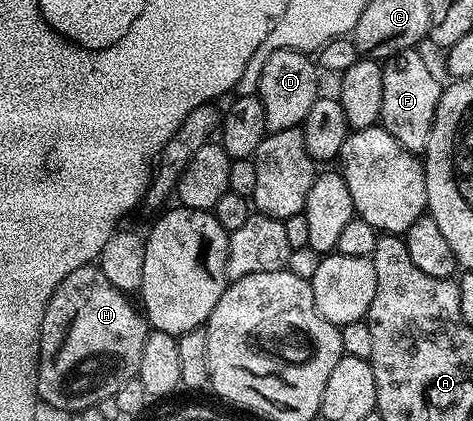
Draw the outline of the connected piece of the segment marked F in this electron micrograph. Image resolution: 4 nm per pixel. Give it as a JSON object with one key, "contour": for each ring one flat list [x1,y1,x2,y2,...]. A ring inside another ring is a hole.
{"contour":[[417,49,400,51,382,64,381,113,379,123,401,143,405,150,426,152,429,133,433,129,433,117,437,113,437,101,443,87,424,54]]}

